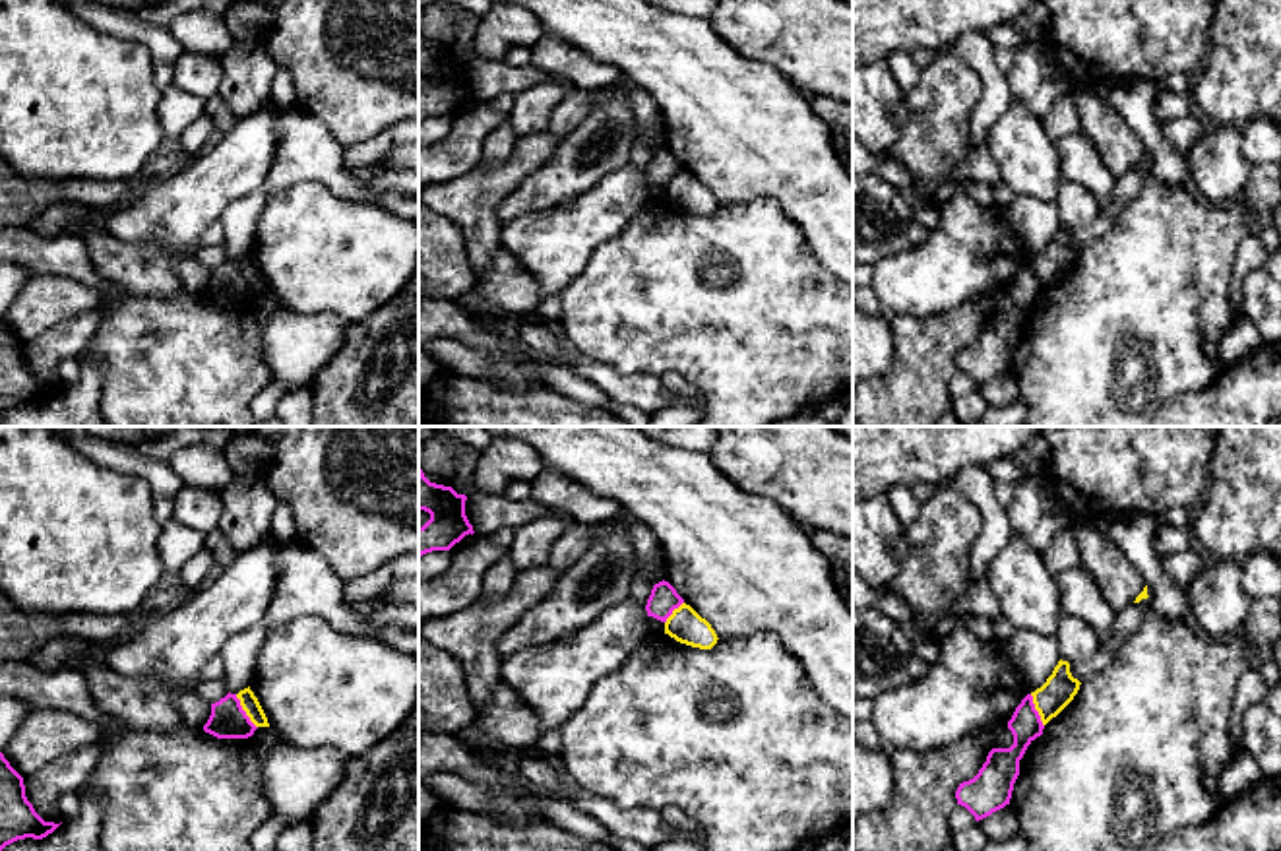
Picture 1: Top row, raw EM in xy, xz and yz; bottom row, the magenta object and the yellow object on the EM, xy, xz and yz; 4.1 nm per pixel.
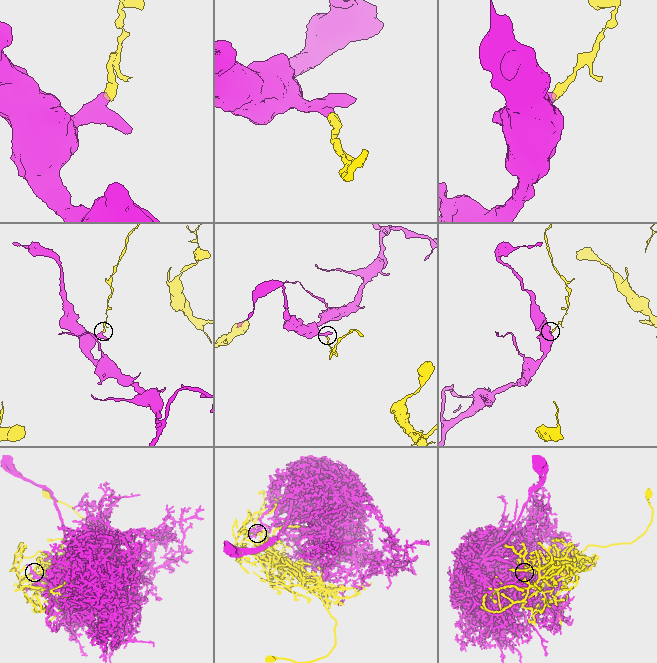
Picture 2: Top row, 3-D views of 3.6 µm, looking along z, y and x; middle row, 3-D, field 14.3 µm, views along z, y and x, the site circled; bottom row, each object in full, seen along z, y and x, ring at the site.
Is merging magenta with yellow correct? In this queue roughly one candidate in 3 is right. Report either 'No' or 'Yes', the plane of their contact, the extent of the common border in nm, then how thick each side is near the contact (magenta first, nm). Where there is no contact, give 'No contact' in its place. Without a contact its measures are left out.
No. Touches magenta in xy. Shared border 170 nm. Thickness 150 nm (magenta) against 70 nm

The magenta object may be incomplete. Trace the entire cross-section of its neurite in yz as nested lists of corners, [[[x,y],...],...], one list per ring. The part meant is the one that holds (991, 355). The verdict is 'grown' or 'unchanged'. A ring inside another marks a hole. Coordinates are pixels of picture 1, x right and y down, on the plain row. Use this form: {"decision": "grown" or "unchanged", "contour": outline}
{"decision": "unchanged", "contour": [[[1031,260],[1015,273],[1008,295],[1014,300],[1014,310],[1010,314],[992,314],[979,339],[959,349],[955,357],[957,370],[965,372],[977,388],[1010,370],[1019,341],[1019,326],[1027,312],[1043,300],[1045,291]]]}

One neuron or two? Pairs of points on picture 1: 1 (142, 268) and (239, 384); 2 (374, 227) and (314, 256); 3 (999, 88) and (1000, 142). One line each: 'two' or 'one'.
1: two
2: one
3: two

